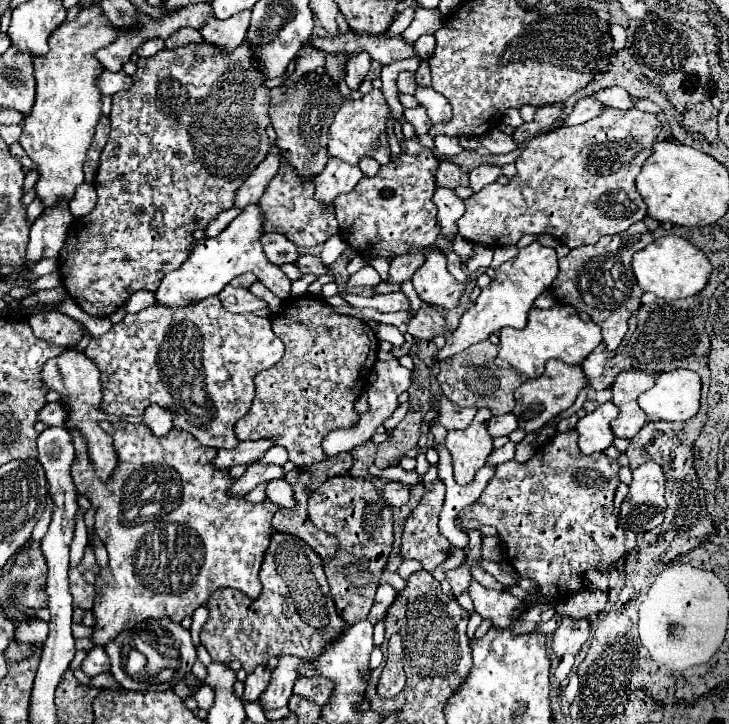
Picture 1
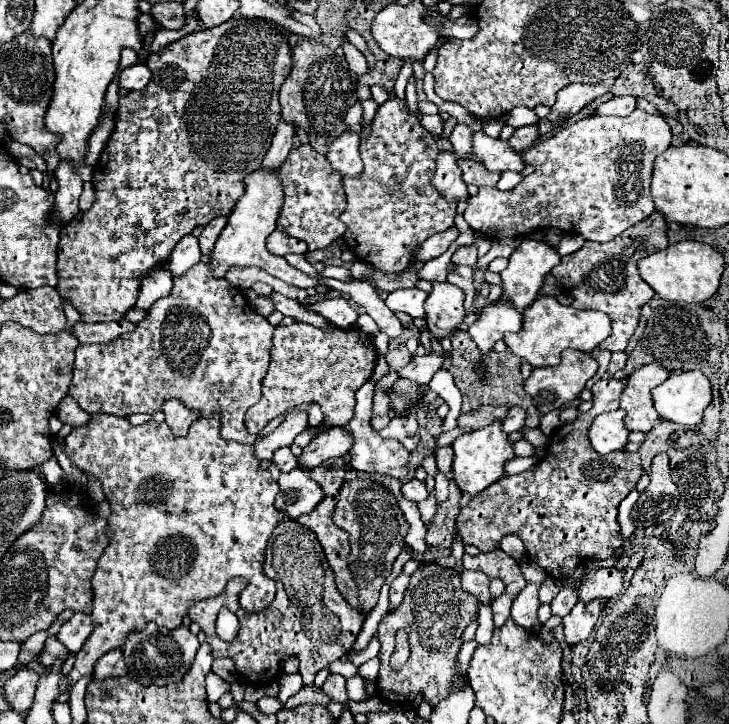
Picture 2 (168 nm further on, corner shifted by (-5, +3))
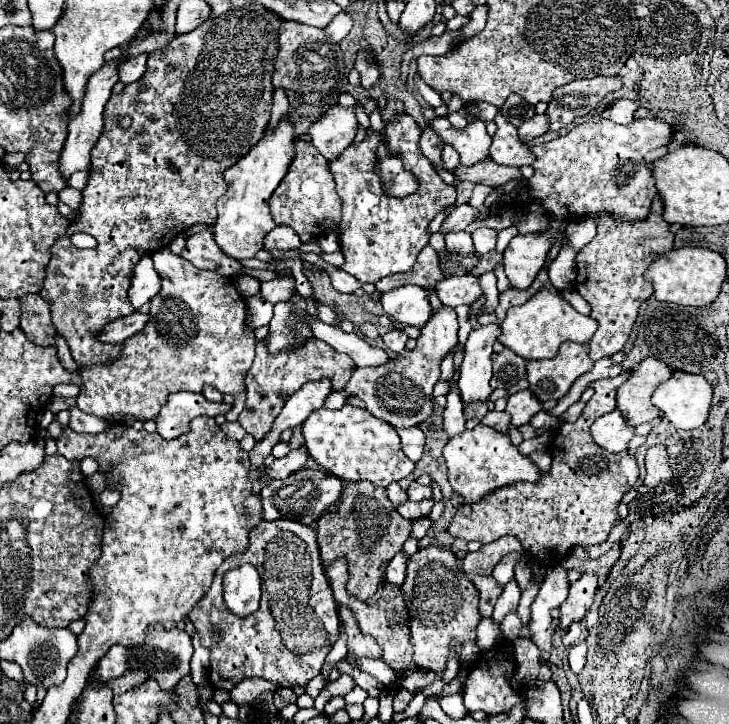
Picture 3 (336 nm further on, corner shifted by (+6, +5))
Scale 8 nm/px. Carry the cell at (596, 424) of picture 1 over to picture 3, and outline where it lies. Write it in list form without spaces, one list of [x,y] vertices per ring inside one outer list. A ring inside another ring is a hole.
[[[614,409],[612,413],[606,413],[596,419],[590,427],[590,433],[598,447],[610,453],[620,453],[628,449],[628,441],[634,437],[634,427],[626,425],[620,411]]]

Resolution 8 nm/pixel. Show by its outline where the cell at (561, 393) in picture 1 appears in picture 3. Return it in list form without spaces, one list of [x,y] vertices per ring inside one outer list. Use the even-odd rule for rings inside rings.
[[[562,343],[554,359],[548,361],[528,361],[526,375],[530,391],[540,399],[540,403],[550,399],[560,399],[568,393],[576,377],[590,371],[594,361],[588,357],[586,347],[578,343]]]

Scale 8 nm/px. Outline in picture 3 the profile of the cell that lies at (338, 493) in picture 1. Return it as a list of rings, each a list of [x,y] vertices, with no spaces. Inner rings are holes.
[[[368,481],[346,483],[340,499],[324,511],[316,525],[322,561],[346,557],[350,573],[348,591],[352,591],[352,595],[356,595],[362,601],[368,601],[376,593],[382,581],[382,561],[390,561],[402,549],[412,529],[412,523],[392,507],[386,489],[376,487]]]

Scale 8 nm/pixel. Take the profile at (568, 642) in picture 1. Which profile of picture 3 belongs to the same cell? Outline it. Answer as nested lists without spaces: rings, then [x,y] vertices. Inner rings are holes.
[[[584,573],[576,583],[570,585],[568,597],[560,605],[560,629],[568,629],[570,623],[584,619],[594,601],[596,587],[596,575],[592,573]]]

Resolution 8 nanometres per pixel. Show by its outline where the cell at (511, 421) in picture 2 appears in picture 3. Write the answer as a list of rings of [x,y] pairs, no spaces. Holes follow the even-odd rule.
[[[518,391],[508,397],[506,413],[512,417],[512,427],[520,427],[542,409],[540,401],[530,391]]]

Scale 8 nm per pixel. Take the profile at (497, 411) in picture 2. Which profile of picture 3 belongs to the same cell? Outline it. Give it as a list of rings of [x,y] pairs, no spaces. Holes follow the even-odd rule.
[[[496,409],[488,411],[488,413],[480,419],[480,423],[490,425],[490,427],[494,427],[496,431],[502,431],[502,433],[506,433],[506,431],[508,431],[508,427],[510,427],[508,413],[506,413],[506,411],[496,411]]]

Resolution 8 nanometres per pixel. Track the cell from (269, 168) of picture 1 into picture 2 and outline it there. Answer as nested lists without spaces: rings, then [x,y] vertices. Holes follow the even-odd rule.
[[[279,121],[271,149],[267,151],[267,155],[263,159],[263,167],[267,167],[267,169],[279,169],[281,167],[281,163],[287,159],[287,155],[291,151],[293,135],[295,135],[295,125]]]

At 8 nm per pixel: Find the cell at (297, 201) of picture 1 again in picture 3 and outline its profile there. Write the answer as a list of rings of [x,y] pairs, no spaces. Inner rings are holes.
[[[296,139],[294,149],[296,155],[290,163],[288,173],[284,175],[284,179],[270,197],[270,211],[276,225],[292,227],[300,235],[302,243],[308,243],[338,227],[342,201],[336,193],[334,175],[328,167],[328,161],[316,151],[316,147],[312,147],[312,143],[308,141]]]

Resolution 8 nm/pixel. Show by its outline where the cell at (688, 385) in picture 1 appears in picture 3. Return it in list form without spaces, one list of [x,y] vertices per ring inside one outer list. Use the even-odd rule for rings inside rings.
[[[674,371],[672,377],[662,381],[660,387],[656,387],[656,391],[652,393],[652,403],[678,429],[696,429],[696,427],[700,427],[708,417],[710,401],[712,401],[710,383],[706,379],[702,379],[700,375],[682,373],[682,371]]]

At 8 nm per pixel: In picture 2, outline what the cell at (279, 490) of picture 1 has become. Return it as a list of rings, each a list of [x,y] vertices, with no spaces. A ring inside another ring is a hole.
[[[293,469],[291,473],[279,475],[279,493],[275,497],[275,507],[289,519],[311,513],[321,501],[323,489],[309,477],[303,469]]]

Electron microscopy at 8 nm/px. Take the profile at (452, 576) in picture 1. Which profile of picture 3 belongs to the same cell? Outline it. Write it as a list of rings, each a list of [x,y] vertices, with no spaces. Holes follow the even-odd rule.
[[[480,575],[472,577],[472,583],[480,595],[480,605],[478,605],[480,615],[486,619],[492,617],[492,609],[494,609],[494,603],[496,603],[500,591],[502,591],[502,585],[498,585],[494,577],[480,577]]]

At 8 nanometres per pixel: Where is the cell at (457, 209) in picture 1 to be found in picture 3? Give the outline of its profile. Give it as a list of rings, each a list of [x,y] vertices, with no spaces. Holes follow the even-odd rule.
[[[424,129],[422,131],[422,137],[420,137],[420,151],[422,151],[422,155],[428,159],[428,161],[432,161],[436,167],[440,167],[440,169],[444,169],[444,165],[442,165],[442,141],[438,139],[438,135],[434,133],[434,131],[428,131],[428,129]]]

